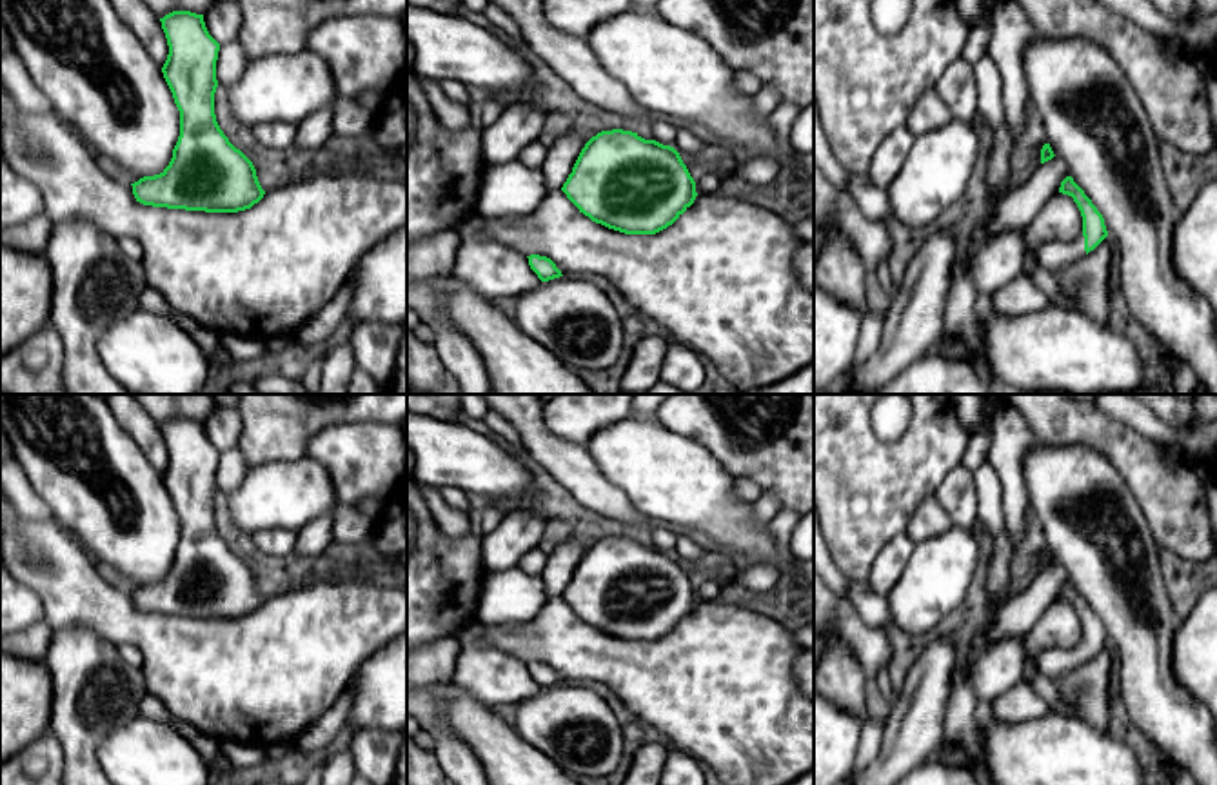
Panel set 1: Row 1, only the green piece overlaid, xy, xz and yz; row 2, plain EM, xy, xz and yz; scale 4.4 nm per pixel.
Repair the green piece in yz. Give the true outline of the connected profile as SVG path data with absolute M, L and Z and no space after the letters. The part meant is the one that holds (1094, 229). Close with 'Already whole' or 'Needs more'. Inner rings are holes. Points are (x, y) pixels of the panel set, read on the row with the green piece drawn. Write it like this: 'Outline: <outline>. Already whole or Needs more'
Outline: M1066 176L1061 182L1059 193L1072 196L1077 204L1083 216L1083 233L1070 243L1057 243L1046 247L1044 265L1052 273L1059 271L1074 260L1083 258L1108 236L1103 214L1084 194L1084 191L1074 182L1072 176Z. Needs more

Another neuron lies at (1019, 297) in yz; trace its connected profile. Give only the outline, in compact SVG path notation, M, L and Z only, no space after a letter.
M1019 274L1003 289L994 293L992 302L997 313L1010 316L1035 313L1052 303L1028 274Z

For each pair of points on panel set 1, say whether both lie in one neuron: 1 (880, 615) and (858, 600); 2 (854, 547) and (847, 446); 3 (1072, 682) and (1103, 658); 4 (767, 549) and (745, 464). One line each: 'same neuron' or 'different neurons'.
1: same neuron
2: same neuron
3: same neuron
4: different neurons

